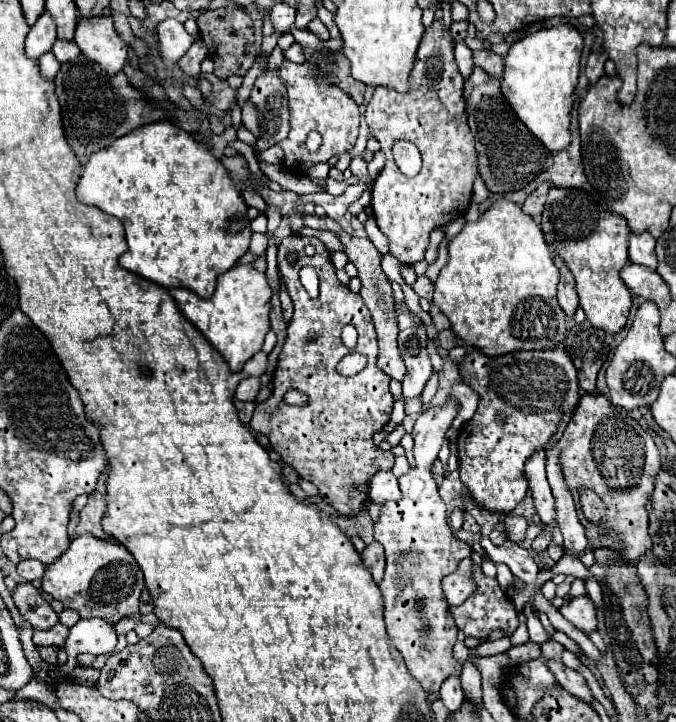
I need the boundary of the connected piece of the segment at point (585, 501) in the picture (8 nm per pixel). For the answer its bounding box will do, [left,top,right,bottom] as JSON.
[580,490,606,524]

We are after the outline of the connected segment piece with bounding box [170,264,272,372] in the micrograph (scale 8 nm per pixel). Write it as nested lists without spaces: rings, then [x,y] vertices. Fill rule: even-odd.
[[[236,264],[218,278],[216,292],[210,298],[198,298],[192,290],[170,288],[170,296],[176,300],[182,314],[206,336],[206,340],[226,358],[232,372],[240,372],[244,364],[262,350],[264,336],[270,330],[270,298],[266,274],[258,272],[252,264]]]

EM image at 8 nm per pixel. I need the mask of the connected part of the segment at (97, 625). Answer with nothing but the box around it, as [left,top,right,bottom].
[57,618,118,674]

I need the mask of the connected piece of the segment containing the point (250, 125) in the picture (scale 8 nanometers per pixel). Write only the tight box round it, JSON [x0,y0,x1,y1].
[242,102,258,136]

